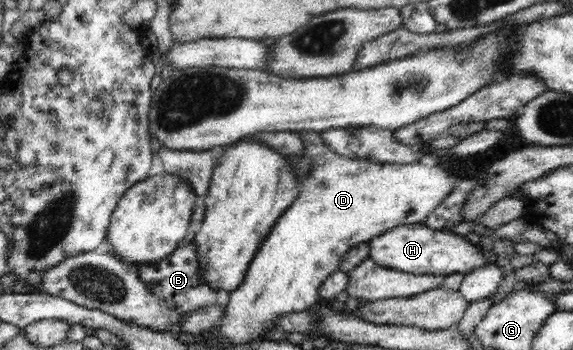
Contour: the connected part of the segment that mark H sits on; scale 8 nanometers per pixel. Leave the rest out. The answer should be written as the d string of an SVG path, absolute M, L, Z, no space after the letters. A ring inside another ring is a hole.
M423 223L395 226L369 241L369 258L386 268L416 275L440 275L444 278L452 274L466 275L487 266L489 261L481 249L451 231L428 228Z

